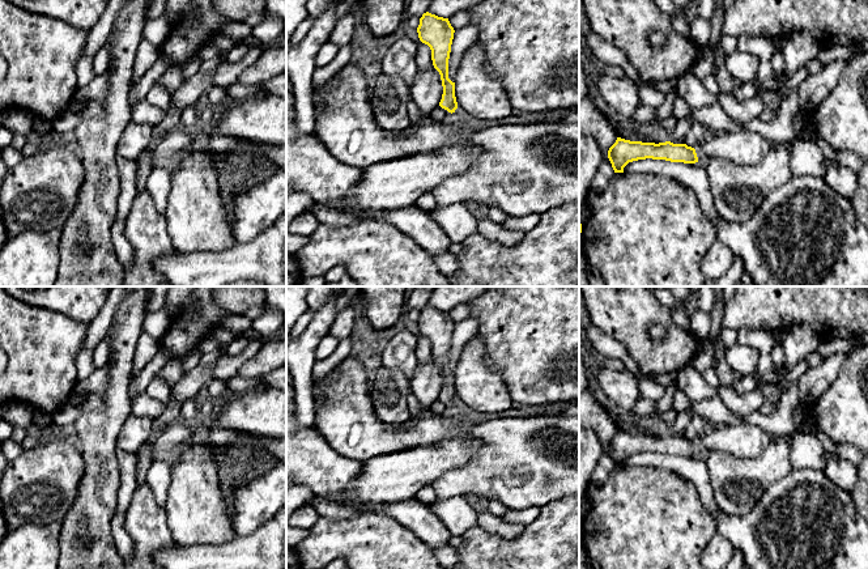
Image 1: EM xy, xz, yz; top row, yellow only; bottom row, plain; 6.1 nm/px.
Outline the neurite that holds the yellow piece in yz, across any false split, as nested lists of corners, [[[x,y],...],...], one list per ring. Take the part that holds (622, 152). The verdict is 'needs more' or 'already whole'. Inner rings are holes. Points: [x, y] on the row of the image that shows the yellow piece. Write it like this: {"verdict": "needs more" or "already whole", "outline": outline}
{"verdict": "needs more", "outline": [[[750,131],[707,132],[703,141],[694,148],[671,141],[655,144],[617,137],[608,150],[608,158],[614,173],[624,173],[629,162],[646,158],[684,164],[724,158],[733,164],[757,165],[771,148],[773,144],[766,137]]]}

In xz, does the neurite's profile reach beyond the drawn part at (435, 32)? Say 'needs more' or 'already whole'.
needs more

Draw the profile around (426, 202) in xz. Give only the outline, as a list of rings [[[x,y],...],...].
[[[426,192],[417,199],[416,205],[422,211],[430,211],[435,208],[435,199],[431,192]]]

